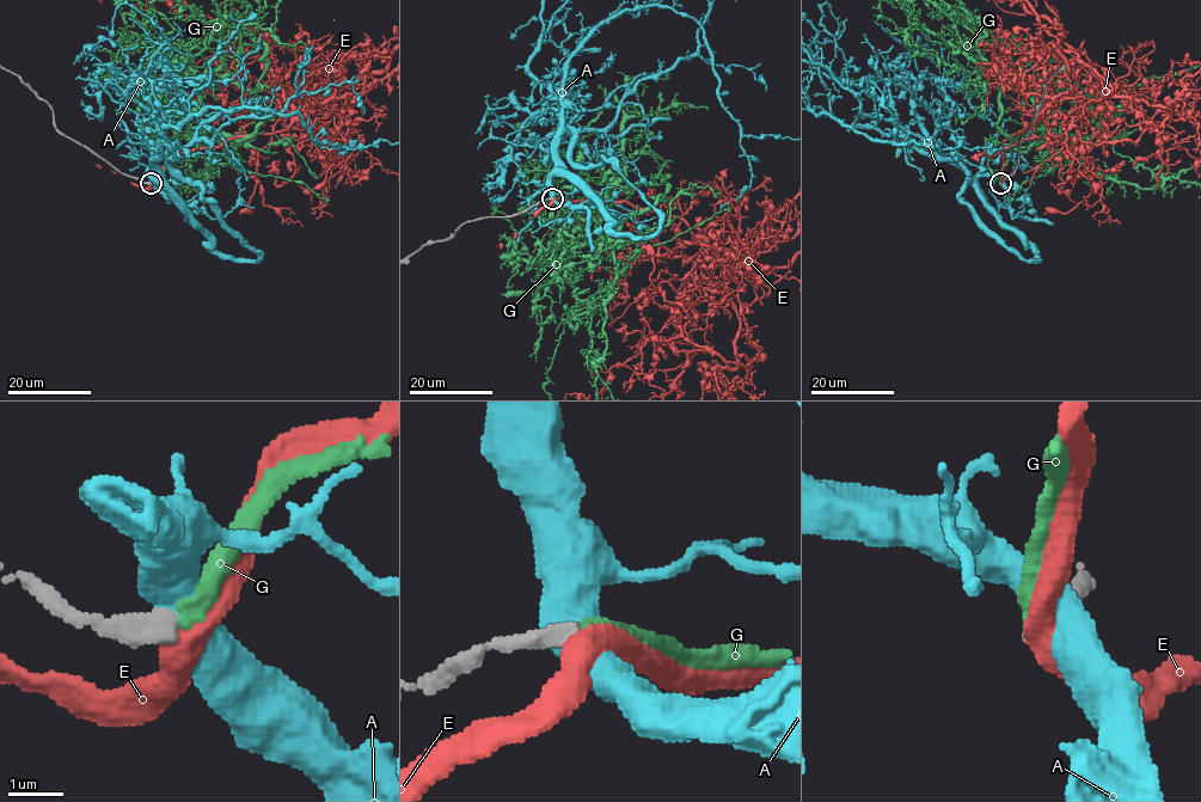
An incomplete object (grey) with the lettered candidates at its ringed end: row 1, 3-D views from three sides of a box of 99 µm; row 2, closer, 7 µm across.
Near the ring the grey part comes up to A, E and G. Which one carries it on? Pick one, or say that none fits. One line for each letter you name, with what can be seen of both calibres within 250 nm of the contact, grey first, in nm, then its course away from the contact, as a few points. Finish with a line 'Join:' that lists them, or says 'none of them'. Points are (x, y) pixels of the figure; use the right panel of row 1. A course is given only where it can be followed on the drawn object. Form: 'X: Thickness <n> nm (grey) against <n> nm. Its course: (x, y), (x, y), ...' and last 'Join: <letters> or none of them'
G: Thickness 440 nm (grey) against 340 nm
Join: G

